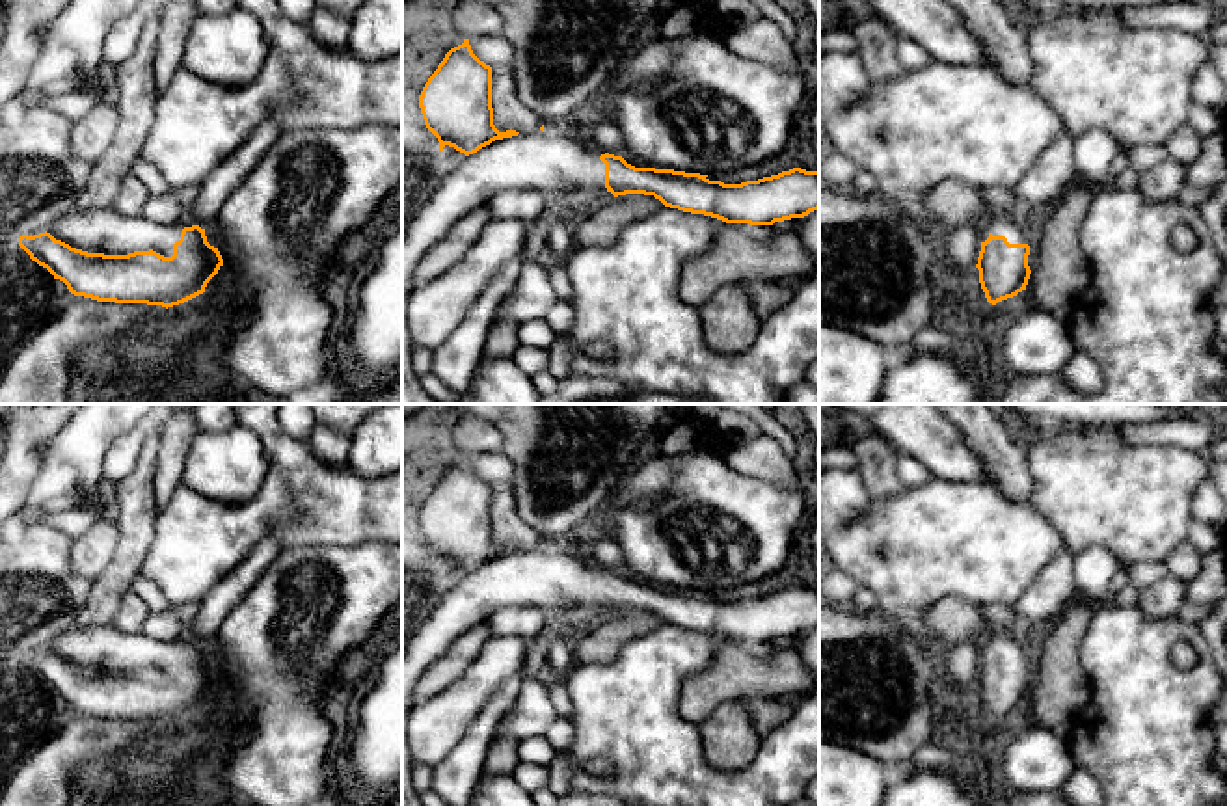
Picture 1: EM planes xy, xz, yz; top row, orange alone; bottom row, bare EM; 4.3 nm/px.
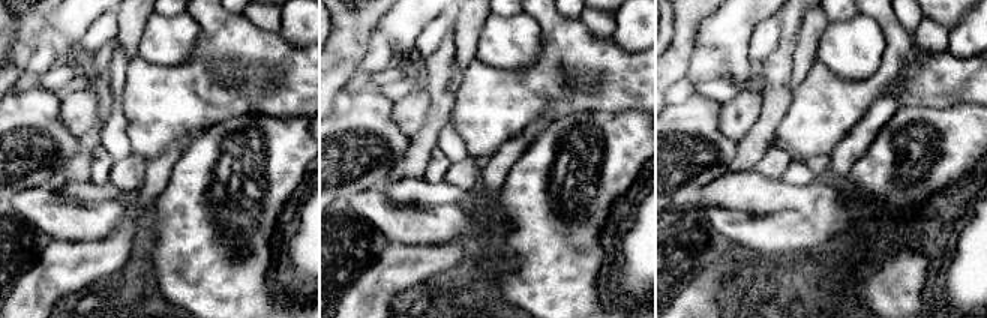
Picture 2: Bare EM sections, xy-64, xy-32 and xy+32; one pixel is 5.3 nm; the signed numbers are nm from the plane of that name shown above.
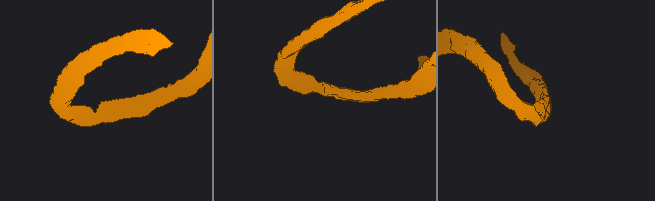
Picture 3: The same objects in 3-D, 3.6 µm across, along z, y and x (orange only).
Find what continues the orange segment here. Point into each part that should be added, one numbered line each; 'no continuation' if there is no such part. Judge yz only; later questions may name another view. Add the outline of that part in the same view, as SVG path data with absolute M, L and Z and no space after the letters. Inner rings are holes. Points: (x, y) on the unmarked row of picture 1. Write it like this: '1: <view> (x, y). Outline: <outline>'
1: yz (1002, 643). Outline: M998 633L981 642L979 657L985 659L989 652L1005 653L1009 661L1028 661L1026 646L1015 640L1009 633Z

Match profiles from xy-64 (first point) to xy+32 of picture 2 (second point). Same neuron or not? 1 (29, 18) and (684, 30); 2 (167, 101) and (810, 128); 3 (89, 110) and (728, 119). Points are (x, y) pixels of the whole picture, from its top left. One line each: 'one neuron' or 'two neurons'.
1: one neuron
2: one neuron
3: one neuron

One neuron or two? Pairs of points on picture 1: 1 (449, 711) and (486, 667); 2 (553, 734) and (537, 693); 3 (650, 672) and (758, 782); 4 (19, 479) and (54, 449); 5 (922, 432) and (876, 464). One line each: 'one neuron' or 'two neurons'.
1: one neuron
2: two neurons
3: one neuron
4: two neurons
5: two neurons

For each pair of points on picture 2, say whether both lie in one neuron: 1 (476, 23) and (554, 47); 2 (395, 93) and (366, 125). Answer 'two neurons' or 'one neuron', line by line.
1: two neurons
2: two neurons

